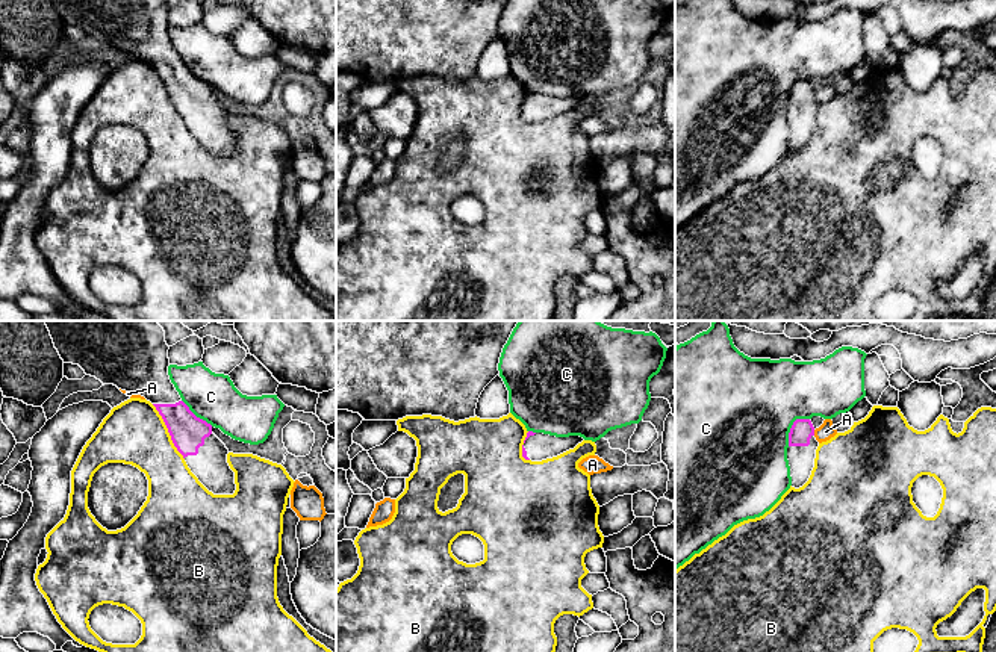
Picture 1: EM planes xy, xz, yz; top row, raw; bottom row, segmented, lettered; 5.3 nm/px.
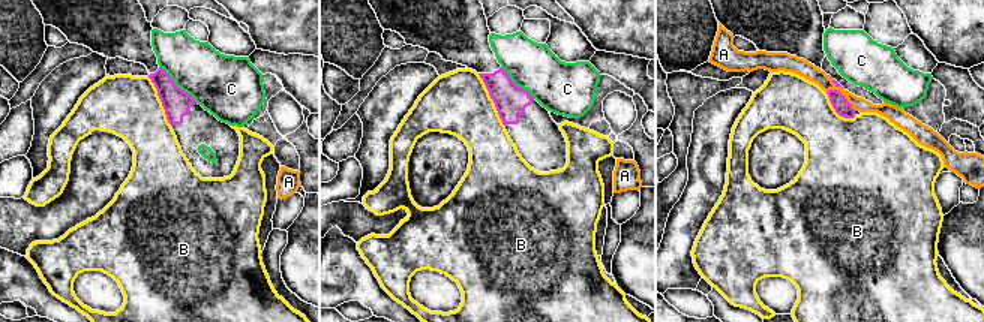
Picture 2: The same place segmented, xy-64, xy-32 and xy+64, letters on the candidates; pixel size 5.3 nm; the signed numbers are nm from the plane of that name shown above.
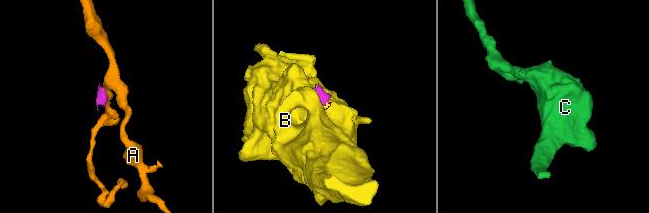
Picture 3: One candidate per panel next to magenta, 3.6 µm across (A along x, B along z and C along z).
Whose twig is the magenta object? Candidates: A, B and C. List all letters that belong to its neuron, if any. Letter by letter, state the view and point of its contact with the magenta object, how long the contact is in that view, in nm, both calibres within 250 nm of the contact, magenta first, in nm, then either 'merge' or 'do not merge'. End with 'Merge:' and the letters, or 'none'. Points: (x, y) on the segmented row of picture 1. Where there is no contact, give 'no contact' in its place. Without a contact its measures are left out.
A: yz (813, 433) | 30 nm | 120/90 nm | do not merge
B: xy (168, 431) | 340 nm | 190/340 nm | do not merge
C: yz (792, 427) | 190 nm | 120/480 nm | do not merge
Merge: none

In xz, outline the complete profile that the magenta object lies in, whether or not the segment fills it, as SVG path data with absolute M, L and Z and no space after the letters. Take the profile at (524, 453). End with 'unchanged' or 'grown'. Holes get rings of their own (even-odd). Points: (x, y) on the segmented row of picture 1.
M528 431L522 445L522 457L531 461L542 461L574 449L583 440L580 436L556 437Z; grown

